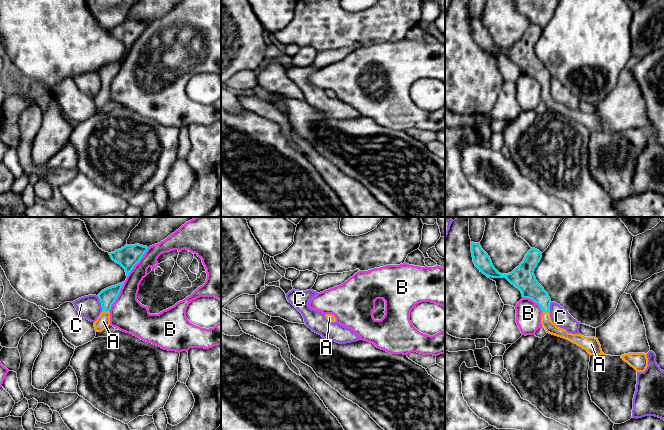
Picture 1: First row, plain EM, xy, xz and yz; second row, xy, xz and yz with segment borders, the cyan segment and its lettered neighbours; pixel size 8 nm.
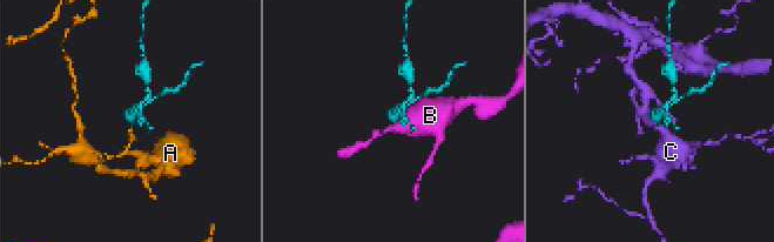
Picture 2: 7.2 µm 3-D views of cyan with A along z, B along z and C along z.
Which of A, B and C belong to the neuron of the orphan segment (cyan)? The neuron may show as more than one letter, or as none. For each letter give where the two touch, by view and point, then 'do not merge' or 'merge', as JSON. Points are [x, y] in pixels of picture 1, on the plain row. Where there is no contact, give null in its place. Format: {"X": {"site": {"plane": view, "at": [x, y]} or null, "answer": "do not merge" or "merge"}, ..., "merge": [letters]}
{"A": {"site": {"plane": "xy", "at": [106, 87]}, "answer": "merge"}, "B": {"site": {"plane": "xy", "at": [117, 72]}, "answer": "do not merge"}, "C": {"site": {"plane": "xy", "at": [100, 78]}, "answer": "do not merge"}, "merge": ["A"]}

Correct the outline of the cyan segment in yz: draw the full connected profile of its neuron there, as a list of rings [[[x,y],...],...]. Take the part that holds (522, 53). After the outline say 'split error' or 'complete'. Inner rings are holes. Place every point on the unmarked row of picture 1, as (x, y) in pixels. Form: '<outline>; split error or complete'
[[[471,18],[471,28],[473,38],[480,48],[492,54],[506,54],[521,67],[523,74],[529,74],[540,82],[541,100],[547,109],[577,120],[590,131],[605,131],[597,114],[568,109],[552,98],[550,93],[551,75],[534,51],[534,46],[542,34],[542,29],[539,26],[531,24],[520,41],[508,50],[501,50],[494,44],[490,33],[482,25],[480,19]]]; split error

